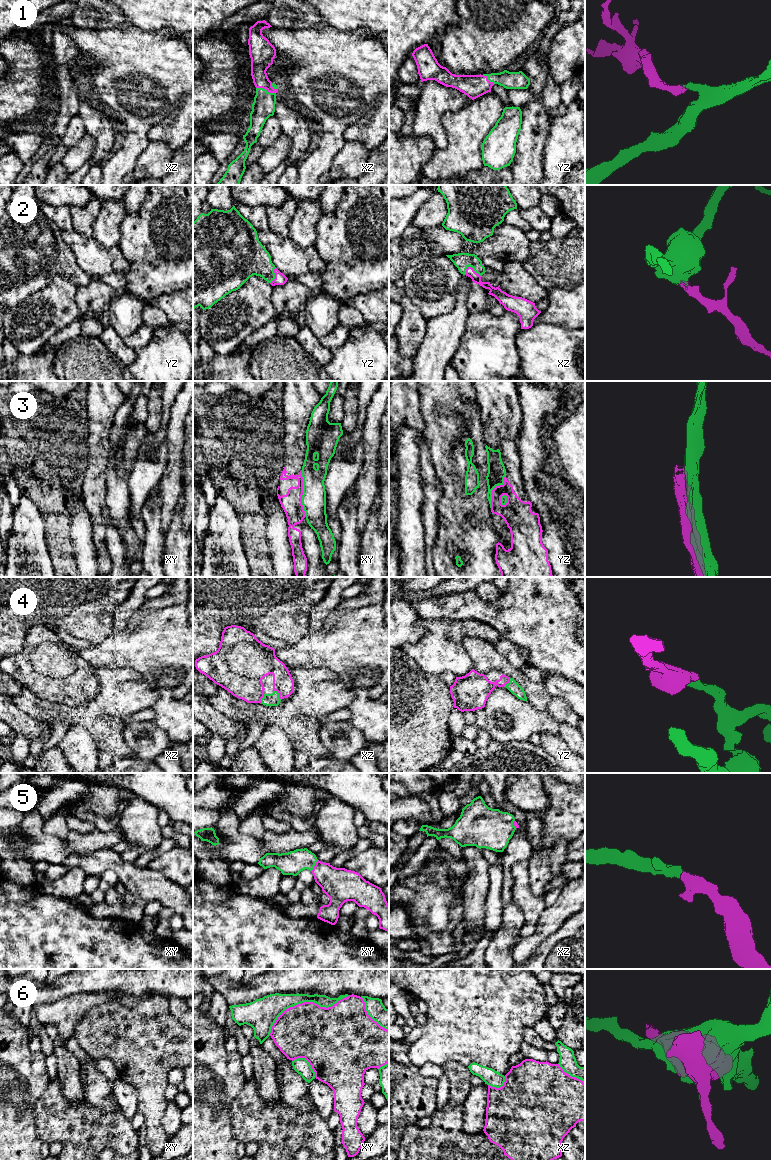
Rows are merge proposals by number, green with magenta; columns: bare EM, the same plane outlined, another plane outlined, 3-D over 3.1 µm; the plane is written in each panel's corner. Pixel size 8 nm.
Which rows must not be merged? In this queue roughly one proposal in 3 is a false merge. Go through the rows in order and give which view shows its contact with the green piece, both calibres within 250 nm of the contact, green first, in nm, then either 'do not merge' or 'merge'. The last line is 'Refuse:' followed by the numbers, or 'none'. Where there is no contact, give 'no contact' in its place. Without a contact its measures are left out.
1: contact in xz; calibres 180 and 170 nm; merge
2: contact in xz; calibres 130 and 80 nm; merge
3: contact in xy; calibres 190 and 160 nm; do not merge
4: contact in xz; calibres 100 and 240 nm; merge
5: contact in xy; calibres 190 and 260 nm; merge
6: contact in xy; calibres 180 and 440 nm; do not merge
Refuse: 3, 6

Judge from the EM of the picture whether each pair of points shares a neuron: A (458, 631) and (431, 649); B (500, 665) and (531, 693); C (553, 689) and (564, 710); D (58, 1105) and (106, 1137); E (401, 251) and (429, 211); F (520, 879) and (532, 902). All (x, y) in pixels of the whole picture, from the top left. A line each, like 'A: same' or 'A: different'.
A: same
B: same
C: different
D: same
E: different
F: same

